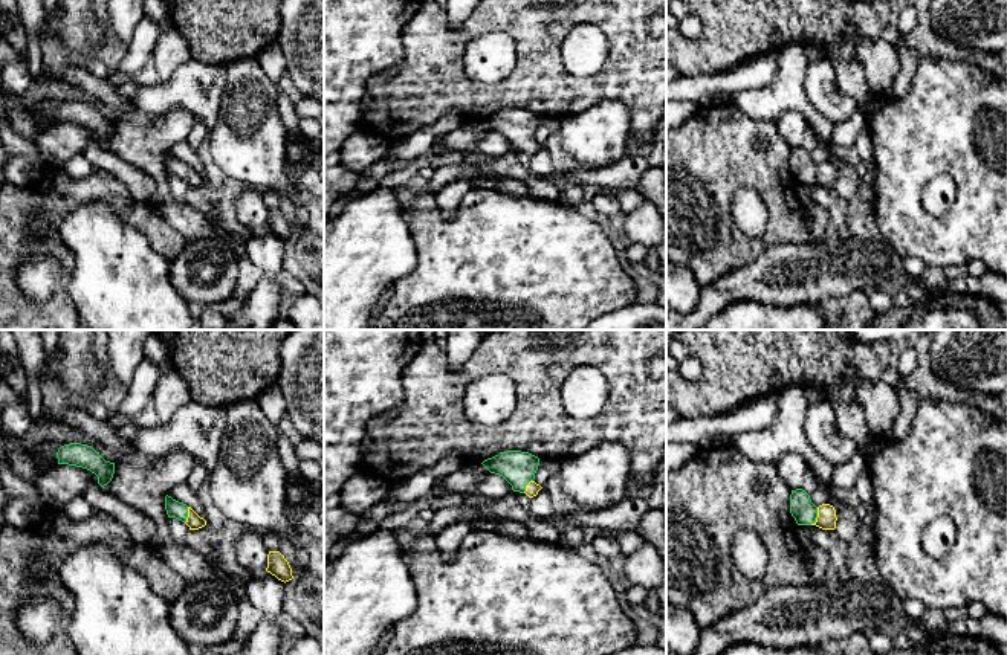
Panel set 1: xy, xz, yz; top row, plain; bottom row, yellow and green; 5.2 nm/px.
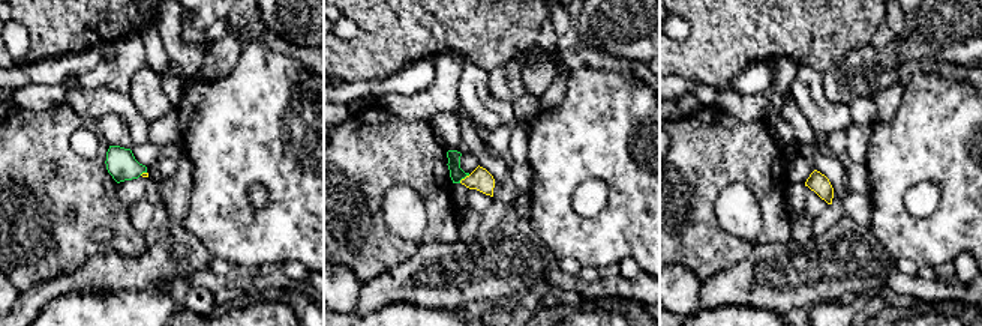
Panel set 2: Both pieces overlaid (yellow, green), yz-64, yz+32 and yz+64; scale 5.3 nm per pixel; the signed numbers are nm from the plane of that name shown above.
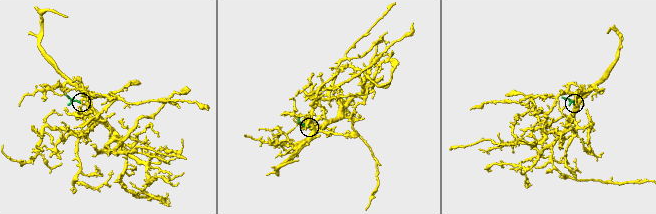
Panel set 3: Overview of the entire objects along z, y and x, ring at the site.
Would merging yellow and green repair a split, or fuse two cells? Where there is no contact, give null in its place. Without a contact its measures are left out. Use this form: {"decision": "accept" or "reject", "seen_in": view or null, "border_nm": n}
{"decision": "accept", "seen_in": "yz", "border_nm": 100}

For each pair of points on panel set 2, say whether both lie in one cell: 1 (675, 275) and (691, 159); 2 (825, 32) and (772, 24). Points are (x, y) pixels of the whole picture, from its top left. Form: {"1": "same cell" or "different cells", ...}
{"1": "different cells", "2": "same cell"}

